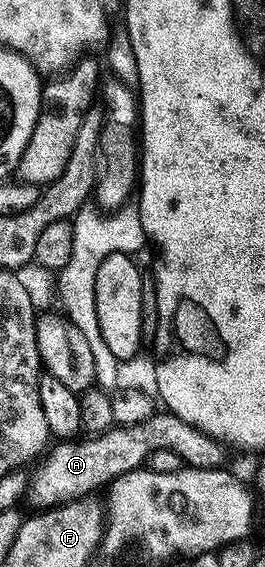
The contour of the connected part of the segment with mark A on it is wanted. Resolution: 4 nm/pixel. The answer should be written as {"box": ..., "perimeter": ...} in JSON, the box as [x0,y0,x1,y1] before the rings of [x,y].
{"box":[29,411,227,507],"perimeter":[[[157,411],[149,419],[145,419],[145,423],[137,423],[136,425],[115,425],[101,433],[92,436],[87,441],[79,441],[80,439],[63,439],[58,442],[56,449],[51,454],[46,454],[47,459],[40,465],[39,471],[32,474],[29,483],[30,500],[35,500],[39,507],[48,507],[58,505],[64,501],[70,501],[71,498],[81,497],[83,494],[90,494],[95,487],[104,484],[110,484],[121,475],[125,475],[129,471],[140,468],[151,456],[153,451],[173,451],[177,455],[181,455],[184,466],[193,469],[217,469],[224,464],[223,461],[227,457],[227,453],[223,450],[224,442],[217,436],[211,436],[205,430],[201,430],[196,425],[182,421],[178,415],[170,411]]]}

